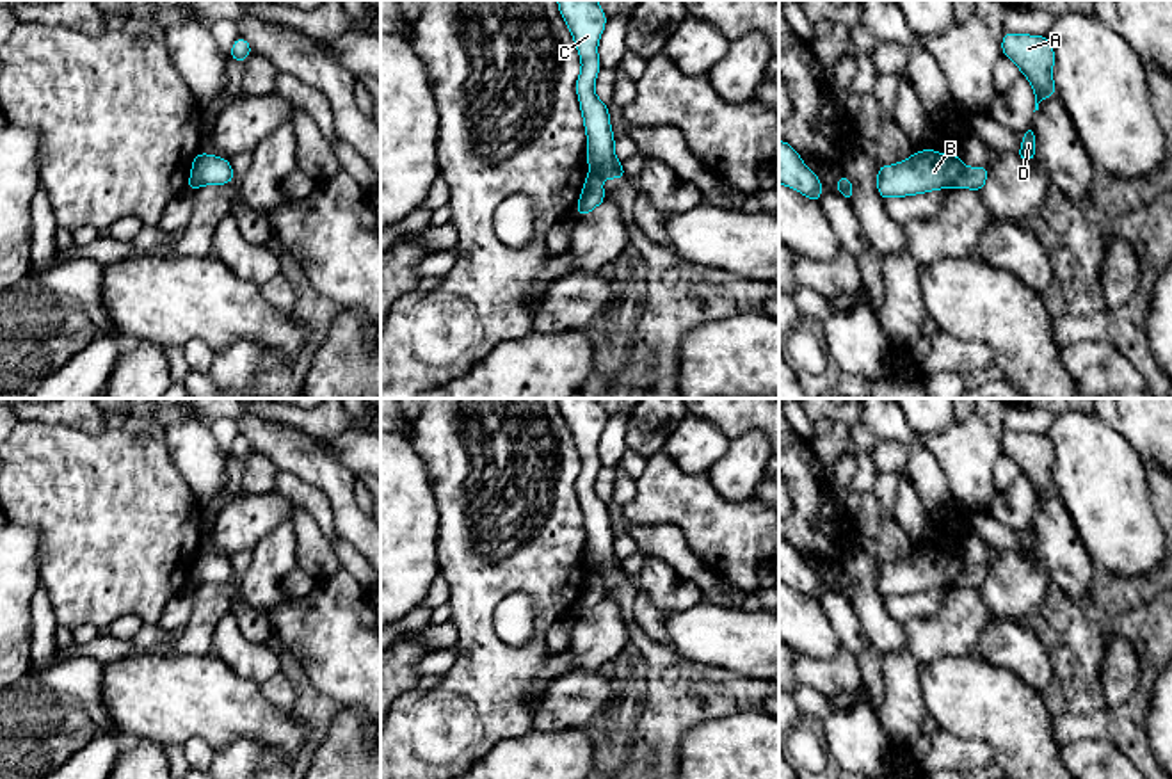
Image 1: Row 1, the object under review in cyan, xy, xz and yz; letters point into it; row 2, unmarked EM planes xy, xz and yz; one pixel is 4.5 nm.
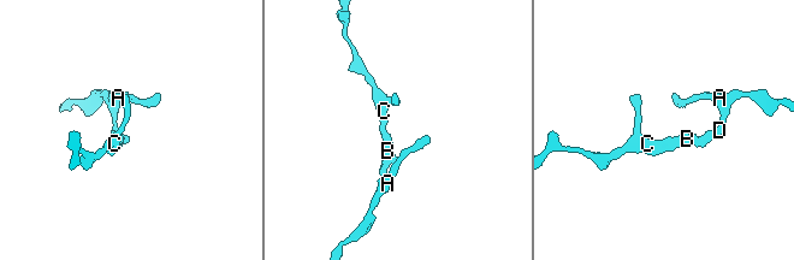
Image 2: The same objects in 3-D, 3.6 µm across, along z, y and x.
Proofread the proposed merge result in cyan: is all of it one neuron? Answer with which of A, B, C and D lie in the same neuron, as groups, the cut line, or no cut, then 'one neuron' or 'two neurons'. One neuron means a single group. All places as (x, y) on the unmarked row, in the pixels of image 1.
A D / B C; cut in yz along (966, 566), (954, 584); two neurons

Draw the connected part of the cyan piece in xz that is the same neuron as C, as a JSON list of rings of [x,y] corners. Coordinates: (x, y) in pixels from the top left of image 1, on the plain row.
[[[557,398],[580,452],[582,470],[574,482],[587,530],[587,555],[590,571],[603,576],[624,578],[628,573],[614,551],[615,534],[610,526],[610,510],[594,491],[594,480],[601,468],[598,441],[606,423],[606,413],[598,398]]]

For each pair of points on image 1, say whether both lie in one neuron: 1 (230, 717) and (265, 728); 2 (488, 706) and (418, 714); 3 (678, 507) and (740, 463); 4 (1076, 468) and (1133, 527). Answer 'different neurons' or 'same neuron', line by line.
1: same neuron
2: same neuron
3: different neurons
4: same neuron

